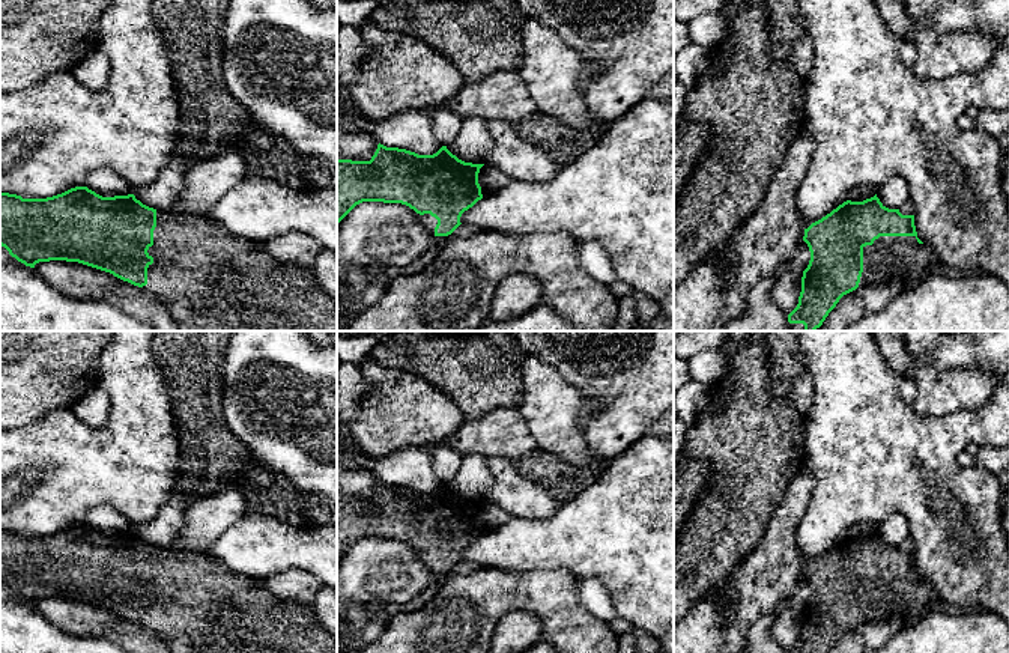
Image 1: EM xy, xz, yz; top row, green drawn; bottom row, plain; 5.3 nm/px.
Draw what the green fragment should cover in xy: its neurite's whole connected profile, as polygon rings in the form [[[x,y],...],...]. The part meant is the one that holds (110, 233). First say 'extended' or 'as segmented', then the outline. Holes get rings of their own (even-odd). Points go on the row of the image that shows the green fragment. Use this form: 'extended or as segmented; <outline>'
as segmented; [[[75,187],[47,199],[23,199],[17,194],[0,193],[0,245],[26,266],[35,268],[39,262],[78,262],[143,287],[147,284],[147,268],[153,257],[147,250],[153,245],[156,209],[143,205],[134,194],[102,197],[87,187]]]

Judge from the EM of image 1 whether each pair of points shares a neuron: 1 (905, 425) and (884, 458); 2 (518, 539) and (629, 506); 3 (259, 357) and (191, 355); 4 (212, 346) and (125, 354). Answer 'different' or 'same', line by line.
1: same
2: same
3: different
4: different

